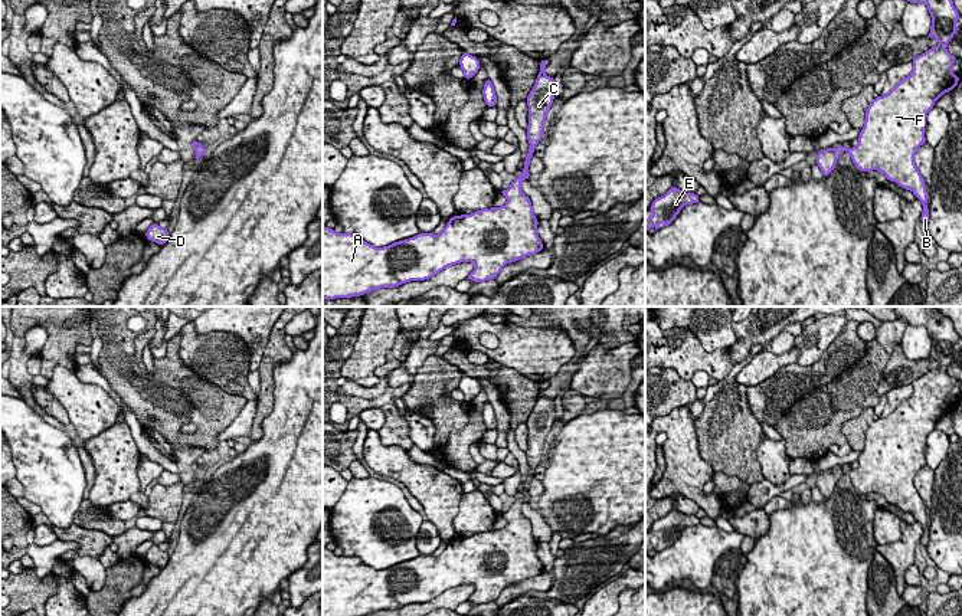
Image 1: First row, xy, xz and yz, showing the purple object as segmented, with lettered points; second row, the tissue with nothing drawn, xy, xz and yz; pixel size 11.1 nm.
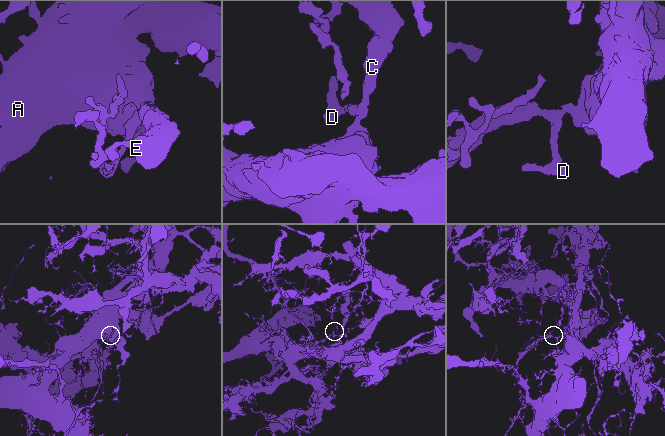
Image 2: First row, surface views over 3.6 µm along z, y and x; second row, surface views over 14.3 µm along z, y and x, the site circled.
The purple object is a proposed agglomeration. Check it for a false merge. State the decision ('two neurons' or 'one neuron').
one neuron

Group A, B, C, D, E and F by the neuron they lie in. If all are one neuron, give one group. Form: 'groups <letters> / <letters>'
groups A B C D E F

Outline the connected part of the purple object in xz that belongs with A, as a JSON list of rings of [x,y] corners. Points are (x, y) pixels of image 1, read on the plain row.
[[[547,381],[540,383],[540,393],[533,412],[526,422],[529,429],[529,448],[526,450],[530,471],[527,474],[523,498],[514,504],[503,518],[507,525],[500,530],[475,533],[471,537],[452,538],[438,557],[418,556],[413,560],[397,563],[389,569],[376,570],[354,556],[336,556],[323,550],[323,616],[367,616],[380,610],[395,610],[410,603],[426,603],[448,589],[461,584],[472,584],[474,593],[467,602],[487,604],[495,602],[501,592],[521,580],[539,576],[544,571],[537,557],[539,543],[533,537],[533,527],[521,512],[521,505],[529,502],[530,481],[544,455],[546,436],[556,416],[554,400],[544,396]]]

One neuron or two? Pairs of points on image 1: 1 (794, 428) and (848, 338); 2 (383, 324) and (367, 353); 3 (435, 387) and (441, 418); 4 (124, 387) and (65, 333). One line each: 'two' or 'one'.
1: two
2: one
3: one
4: two

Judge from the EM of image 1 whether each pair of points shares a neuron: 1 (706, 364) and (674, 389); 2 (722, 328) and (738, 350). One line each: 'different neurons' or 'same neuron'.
1: different neurons
2: different neurons

